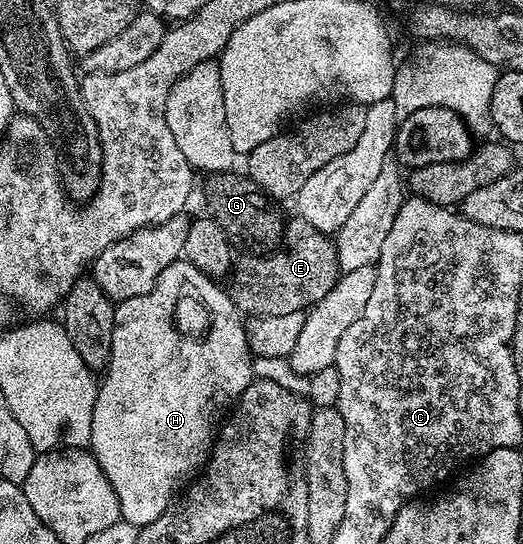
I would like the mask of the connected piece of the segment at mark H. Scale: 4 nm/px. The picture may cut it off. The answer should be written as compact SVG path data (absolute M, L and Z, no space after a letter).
M180 260L169 264L169 268L165 268L165 272L161 272L157 276L157 284L153 284L153 288L149 292L145 292L145 296L126 298L115 307L111 359L107 361L107 368L102 371L101 381L95 391L89 449L94 454L97 464L101 464L101 472L105 472L109 484L113 484L113 492L117 494L119 501L120 519L134 526L142 528L153 524L153 520L157 520L157 516L161 516L161 512L165 512L171 505L177 492L182 491L207 465L221 419L234 407L245 392L247 385L253 381L253 373L251 374L253 355L247 343L244 315L240 314L238 308L233 304L226 289L219 285L220 283L216 279L203 274L193 264Z

